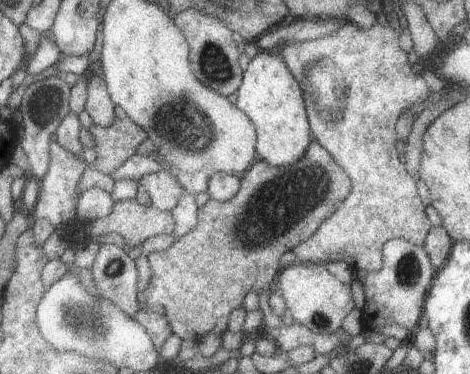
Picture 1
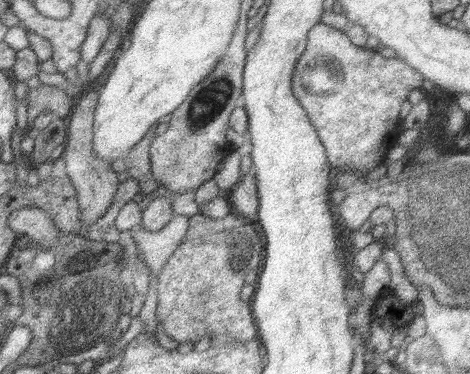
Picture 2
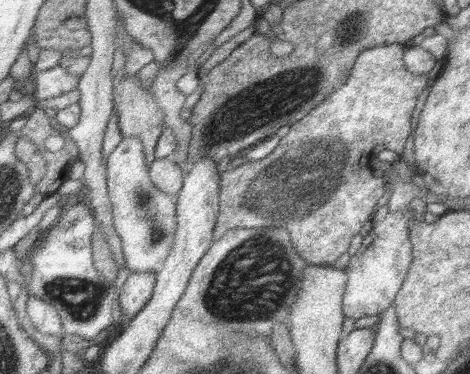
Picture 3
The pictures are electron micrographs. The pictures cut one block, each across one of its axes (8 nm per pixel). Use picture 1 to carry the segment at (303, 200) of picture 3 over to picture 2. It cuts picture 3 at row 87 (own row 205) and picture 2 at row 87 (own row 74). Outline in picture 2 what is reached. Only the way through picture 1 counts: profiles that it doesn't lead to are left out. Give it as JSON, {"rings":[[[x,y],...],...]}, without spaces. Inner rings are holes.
{"rings":[[[317,24],[311,28],[309,36],[307,36],[307,48],[301,54],[301,58],[295,62],[295,74],[291,80],[291,88],[293,94],[297,96],[299,104],[303,106],[303,110],[307,112],[307,118],[311,120],[311,124],[317,130],[317,136],[325,148],[327,154],[327,162],[333,170],[337,172],[345,172],[345,170],[353,170],[353,172],[361,172],[361,174],[369,174],[375,166],[383,164],[387,158],[387,150],[397,146],[397,138],[399,138],[399,110],[401,104],[407,100],[407,94],[413,88],[421,90],[421,82],[425,78],[421,74],[417,74],[413,68],[409,68],[403,60],[399,58],[383,58],[379,56],[379,48],[377,50],[367,50],[365,46],[359,48],[355,44],[351,44],[351,40],[345,36],[345,32],[339,32],[333,26],[327,24]],[[323,70],[327,72],[327,80],[335,78],[337,84],[331,84],[333,80],[329,80],[327,88],[331,90],[323,90]]]}

